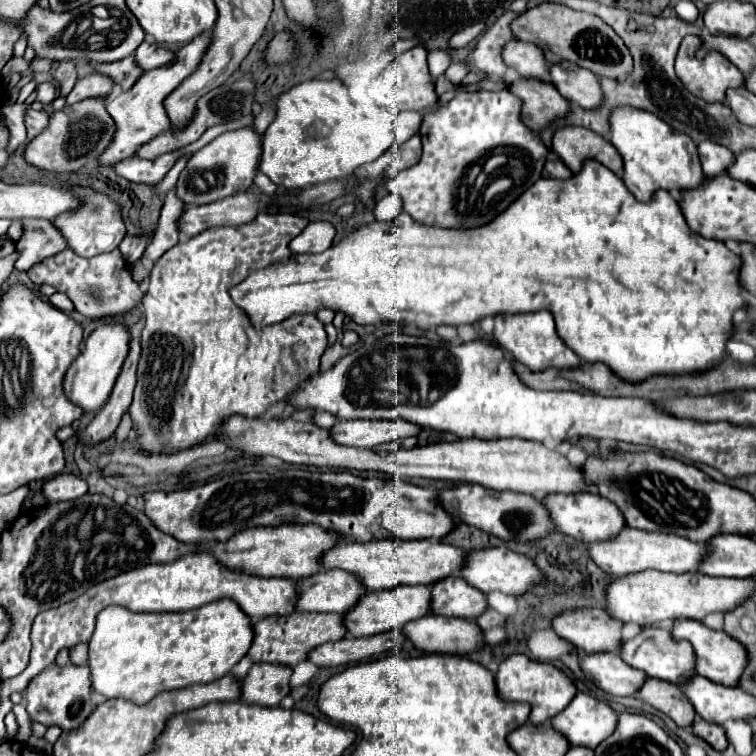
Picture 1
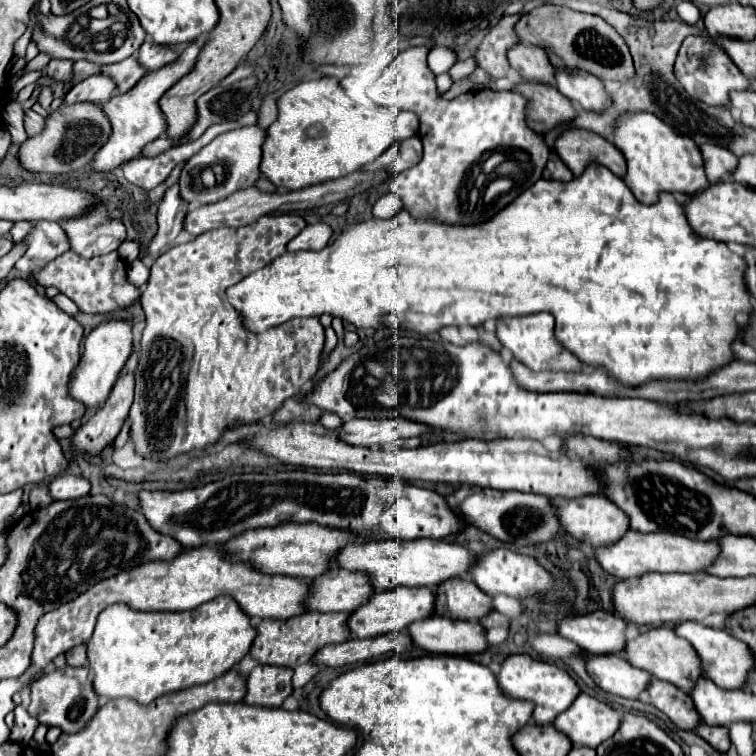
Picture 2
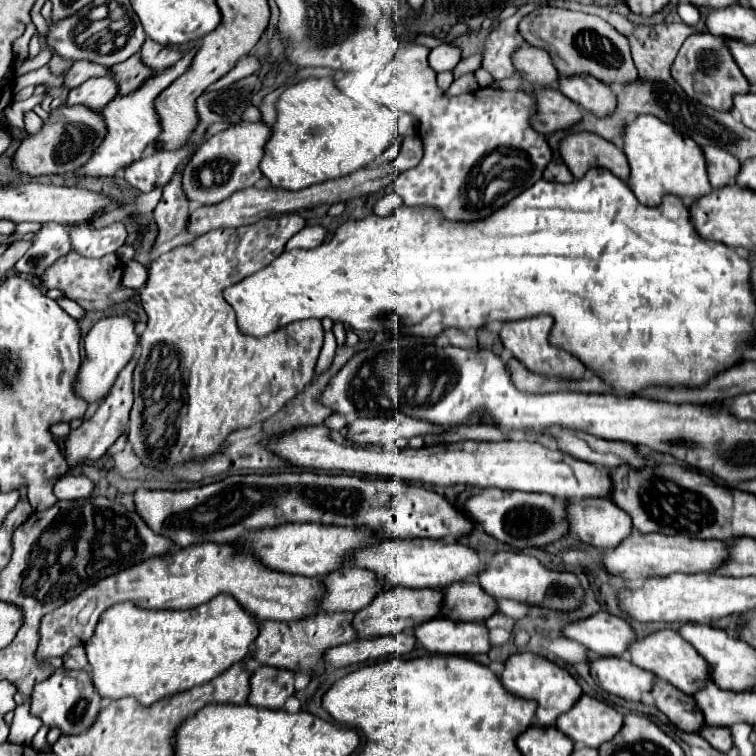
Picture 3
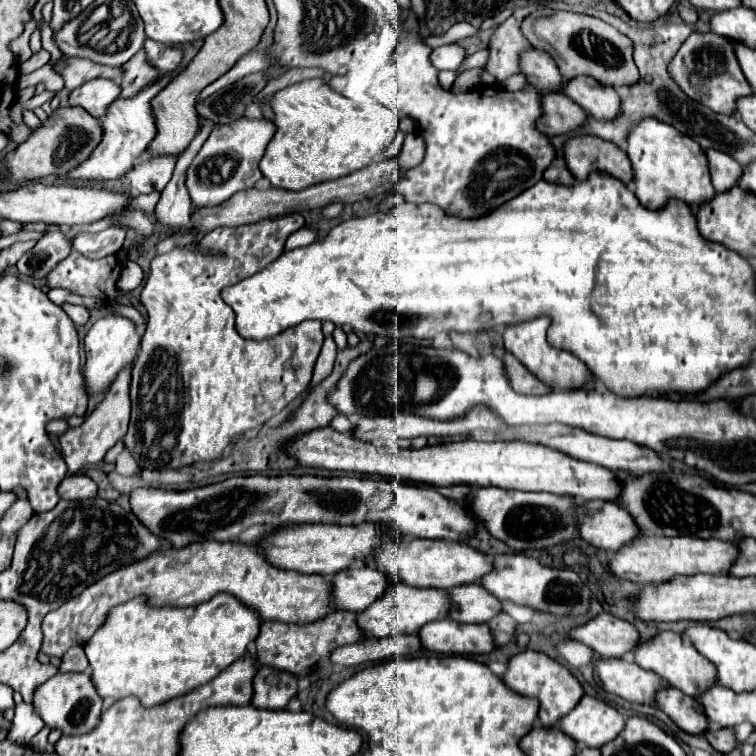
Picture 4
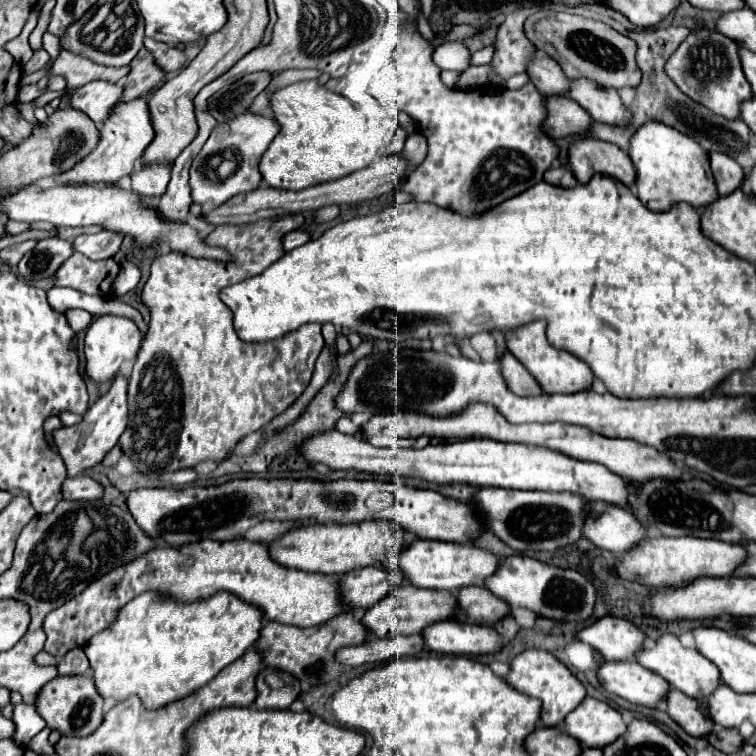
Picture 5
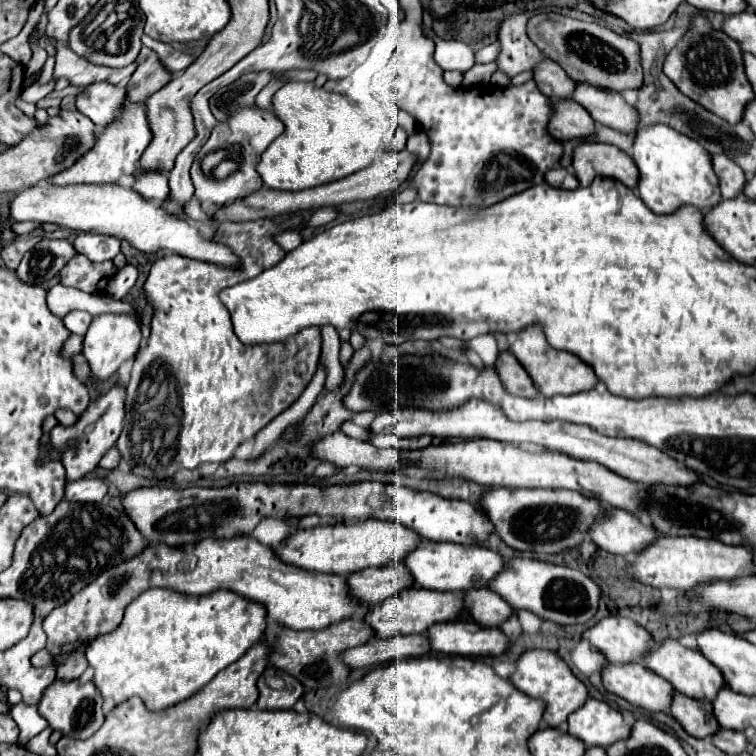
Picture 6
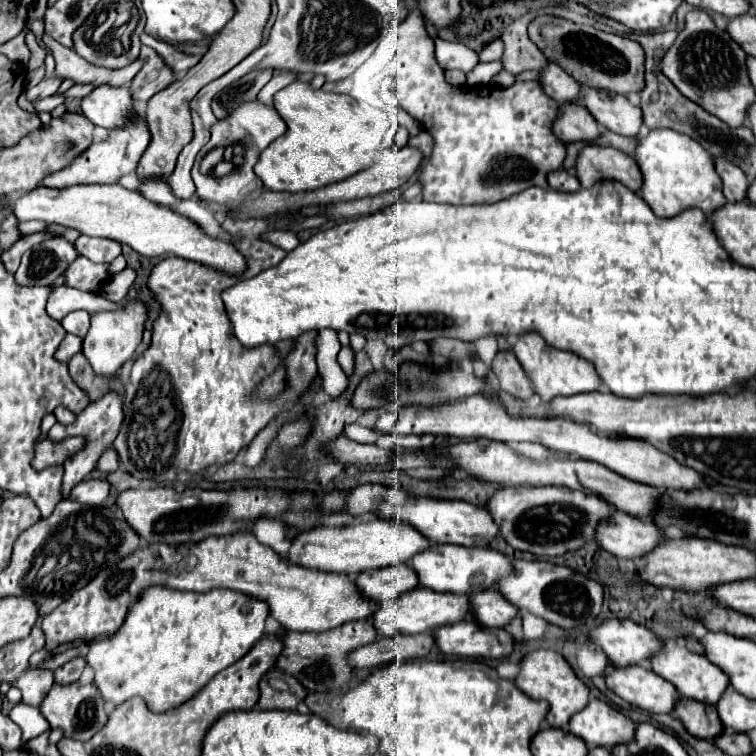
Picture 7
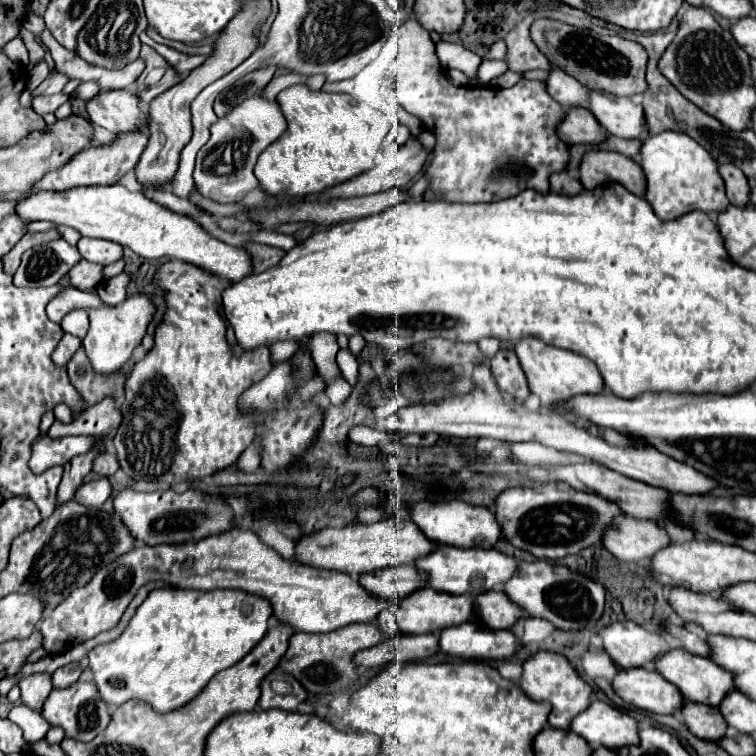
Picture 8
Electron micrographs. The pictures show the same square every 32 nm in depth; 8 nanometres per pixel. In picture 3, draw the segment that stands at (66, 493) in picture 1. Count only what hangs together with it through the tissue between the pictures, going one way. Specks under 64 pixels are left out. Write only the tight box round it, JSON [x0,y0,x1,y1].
[54,474,94,500]

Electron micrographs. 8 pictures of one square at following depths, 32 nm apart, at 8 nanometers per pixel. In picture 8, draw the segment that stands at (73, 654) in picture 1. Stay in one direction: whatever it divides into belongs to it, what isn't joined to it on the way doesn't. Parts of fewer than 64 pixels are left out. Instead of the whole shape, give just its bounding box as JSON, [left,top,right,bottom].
[52,662,82,688]

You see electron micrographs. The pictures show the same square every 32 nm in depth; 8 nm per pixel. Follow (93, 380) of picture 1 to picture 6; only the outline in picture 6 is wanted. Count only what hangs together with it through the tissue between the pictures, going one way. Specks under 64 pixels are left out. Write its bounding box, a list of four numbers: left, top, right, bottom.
[82,310,142,380]

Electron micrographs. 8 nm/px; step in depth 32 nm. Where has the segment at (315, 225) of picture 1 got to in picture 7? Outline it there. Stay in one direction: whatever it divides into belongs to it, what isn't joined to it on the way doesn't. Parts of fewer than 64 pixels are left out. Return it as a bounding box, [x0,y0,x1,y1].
[260,230,298,252]

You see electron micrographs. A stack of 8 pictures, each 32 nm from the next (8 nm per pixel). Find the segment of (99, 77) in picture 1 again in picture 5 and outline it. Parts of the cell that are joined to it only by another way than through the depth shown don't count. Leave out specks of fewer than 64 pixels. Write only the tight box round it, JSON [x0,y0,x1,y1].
[72,80,122,124]

